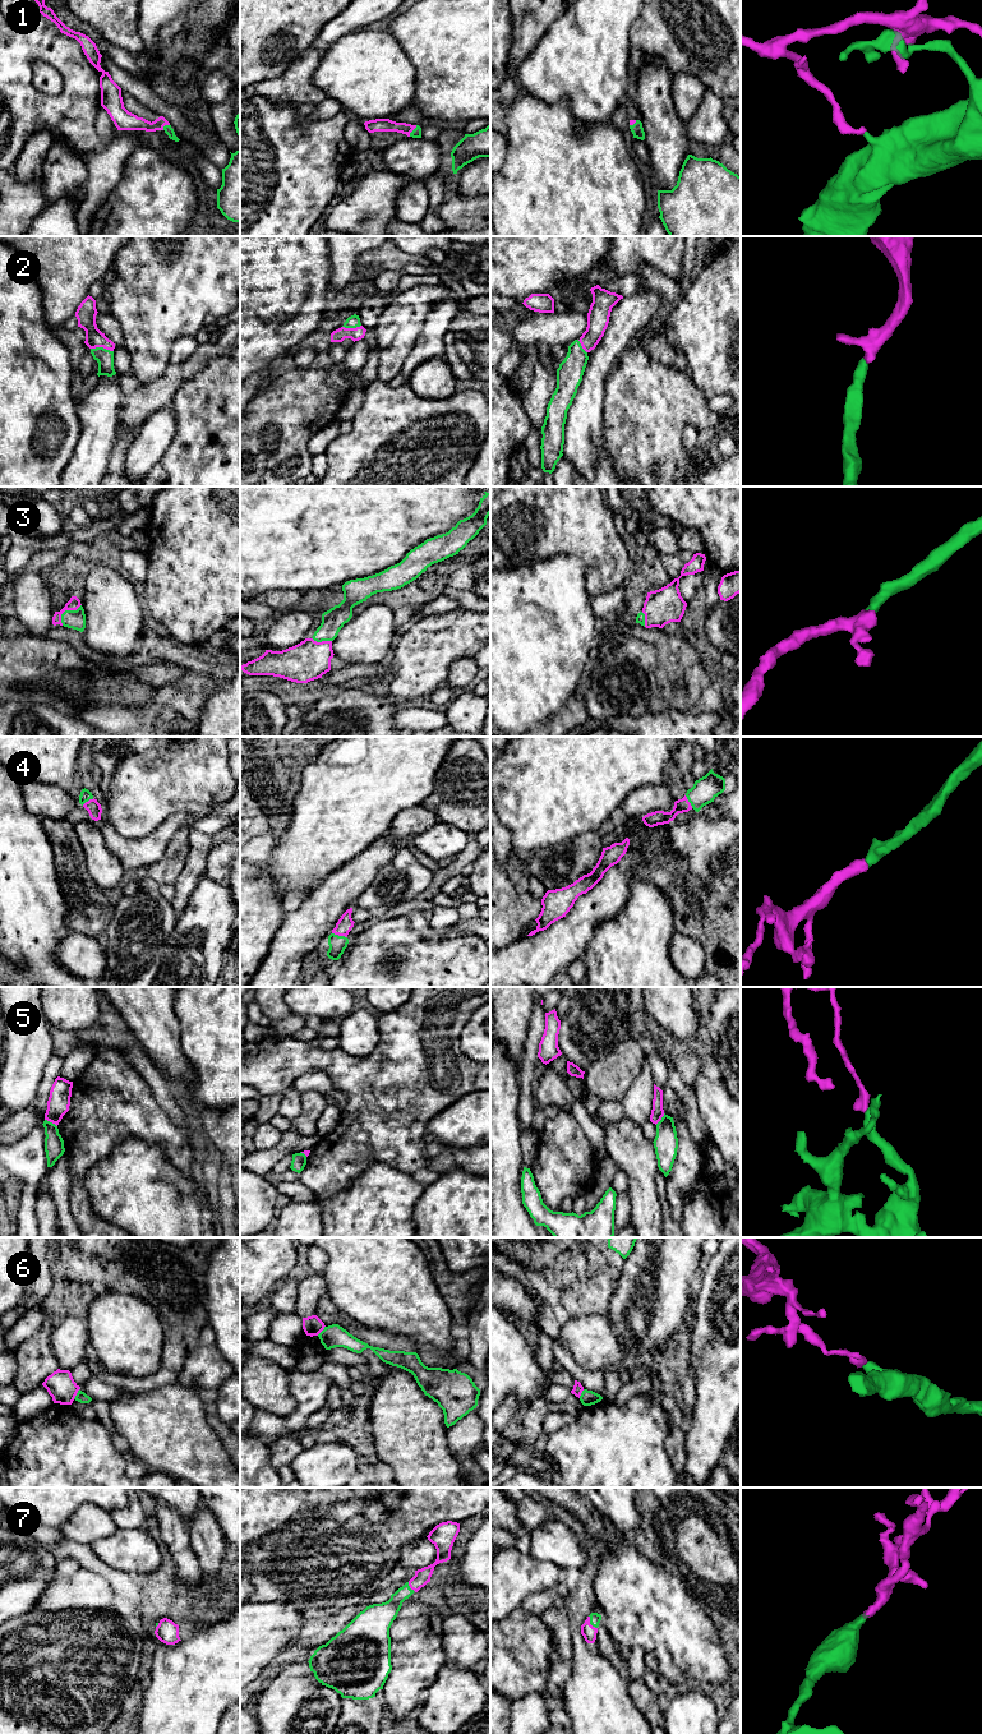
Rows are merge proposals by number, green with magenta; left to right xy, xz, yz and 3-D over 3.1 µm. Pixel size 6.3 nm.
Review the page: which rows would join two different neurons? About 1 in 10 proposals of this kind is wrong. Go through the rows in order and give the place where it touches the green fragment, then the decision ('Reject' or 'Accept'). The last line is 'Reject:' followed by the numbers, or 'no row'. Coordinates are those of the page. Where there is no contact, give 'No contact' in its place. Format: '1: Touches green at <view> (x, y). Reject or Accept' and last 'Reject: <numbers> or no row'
1: Touches green at xz (413, 130). Accept
2: Touches green at xy (102, 347). Accept
3: Touches green at xy (65, 610). Accept
4: Touches green at xz (340, 936). Accept
5: Touches green at xy (51, 1123). Reject
6: Touches green at xy (77, 1393). Reject
7: Touches green at yz (590, 1623). Accept
Reject: 5, 6

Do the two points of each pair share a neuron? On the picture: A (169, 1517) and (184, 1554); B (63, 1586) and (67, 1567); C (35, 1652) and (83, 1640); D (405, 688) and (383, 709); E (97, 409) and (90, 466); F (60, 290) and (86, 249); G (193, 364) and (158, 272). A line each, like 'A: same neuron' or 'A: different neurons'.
A: same neuron
B: different neurons
C: same neuron
D: different neurons
E: same neuron
F: same neuron
G: different neurons

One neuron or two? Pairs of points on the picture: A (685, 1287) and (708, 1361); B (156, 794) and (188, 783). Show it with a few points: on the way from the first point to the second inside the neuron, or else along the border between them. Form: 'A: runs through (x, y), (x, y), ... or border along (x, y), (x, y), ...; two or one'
A: border along (701, 1266), (694, 1295); two
B: runs through (164, 787), (167, 783), (180, 783); one

